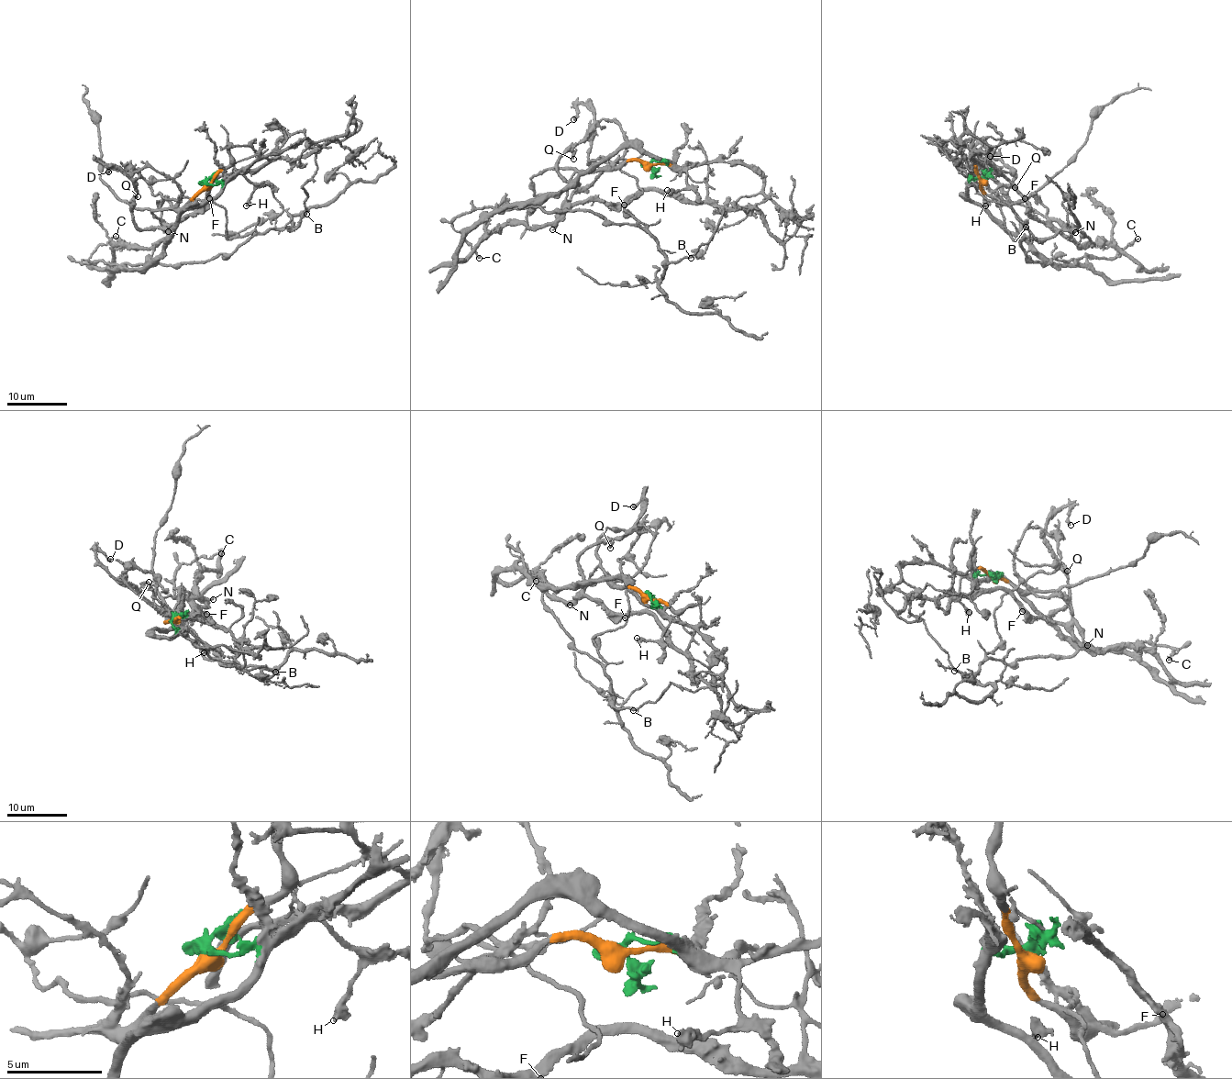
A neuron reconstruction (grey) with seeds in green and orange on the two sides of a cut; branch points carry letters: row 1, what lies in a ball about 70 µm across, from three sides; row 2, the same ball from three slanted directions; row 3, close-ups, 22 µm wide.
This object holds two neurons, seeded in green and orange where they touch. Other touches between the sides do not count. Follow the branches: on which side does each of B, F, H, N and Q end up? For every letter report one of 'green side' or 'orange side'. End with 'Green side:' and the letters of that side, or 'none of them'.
B: orange side
F: orange side
H: green side
N: orange side
Q: green side
Green side: H, Q

